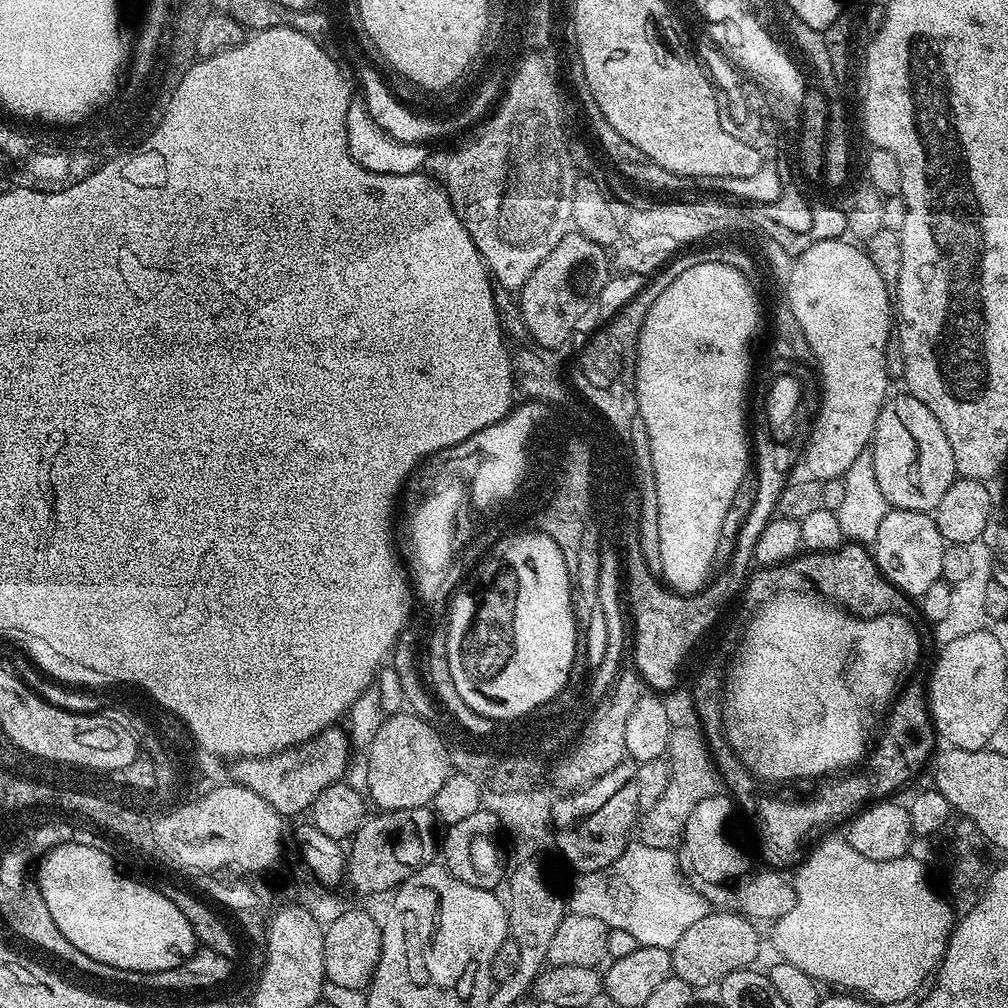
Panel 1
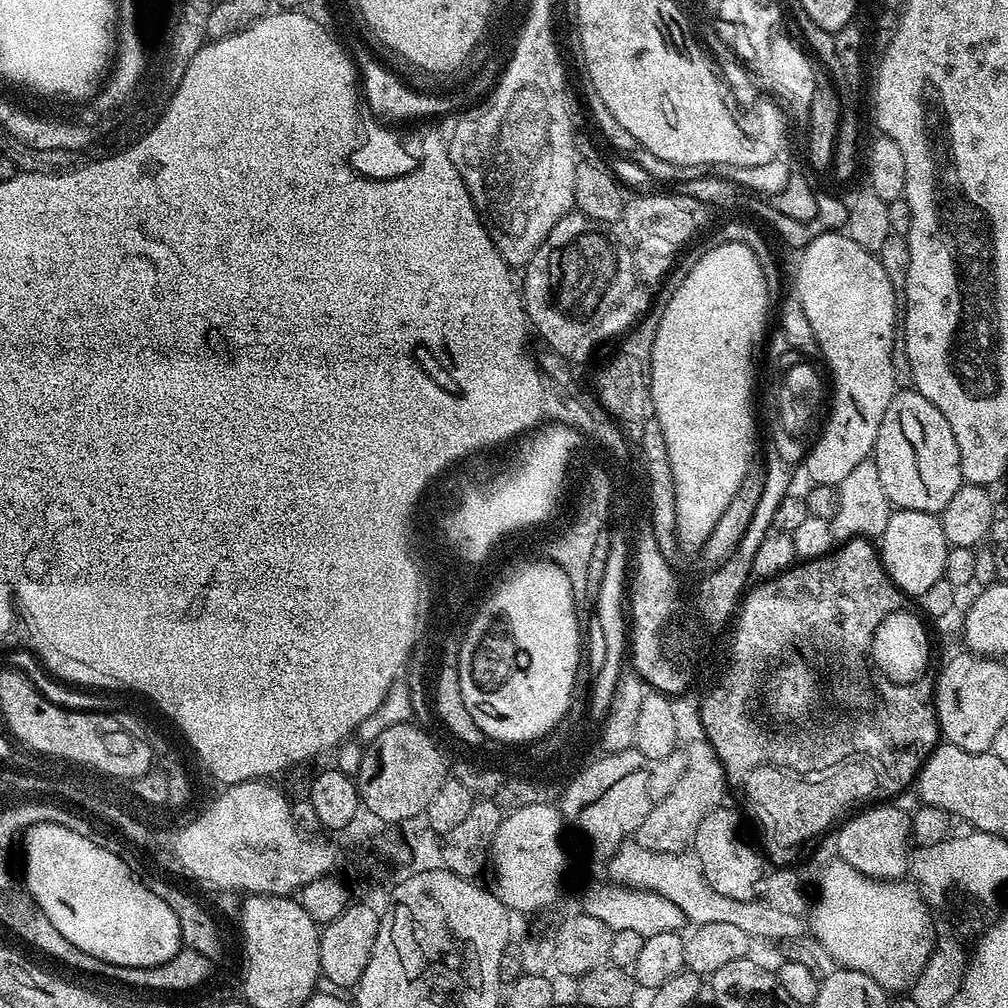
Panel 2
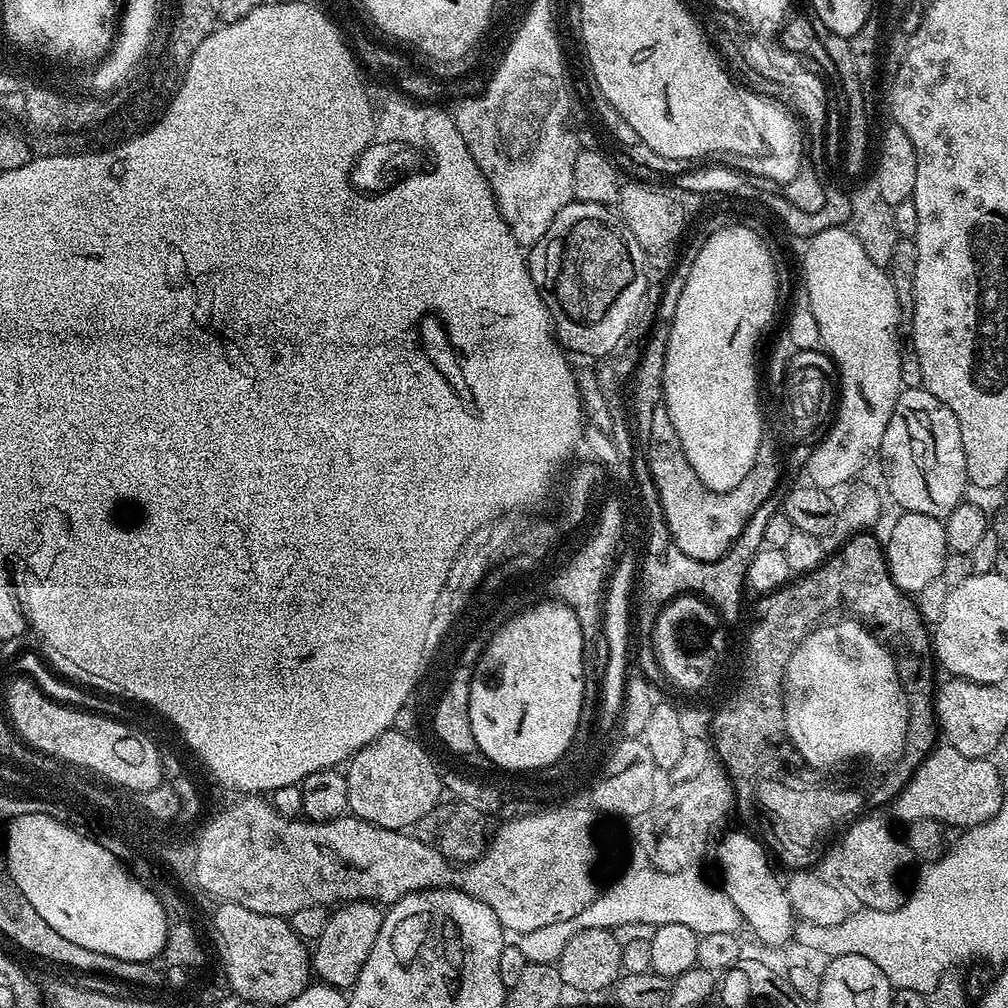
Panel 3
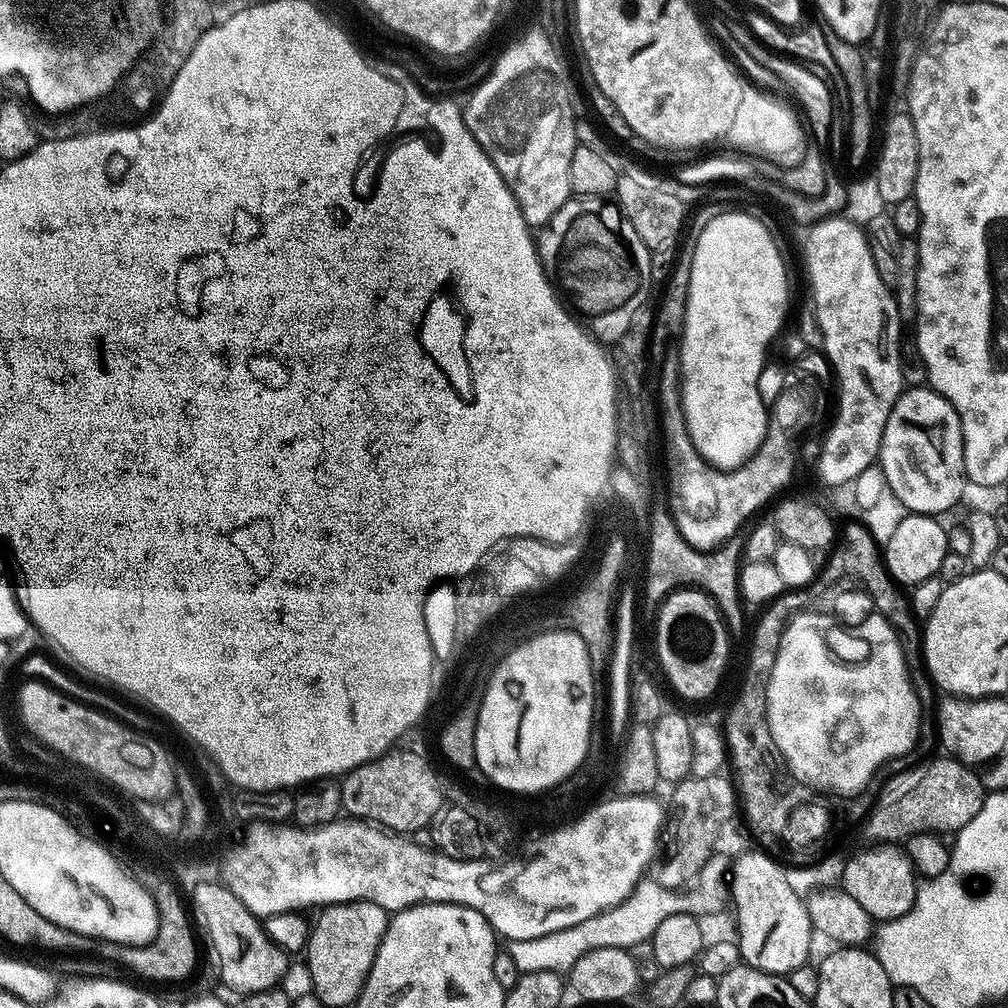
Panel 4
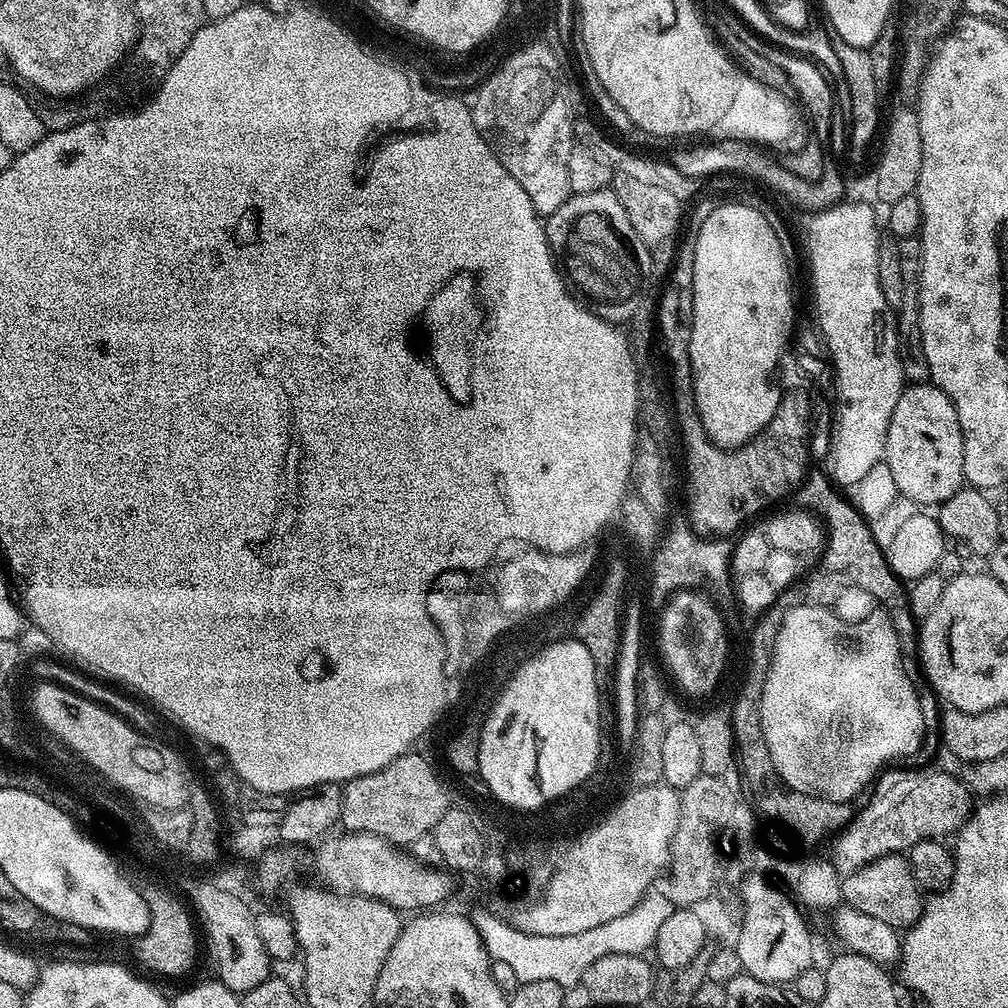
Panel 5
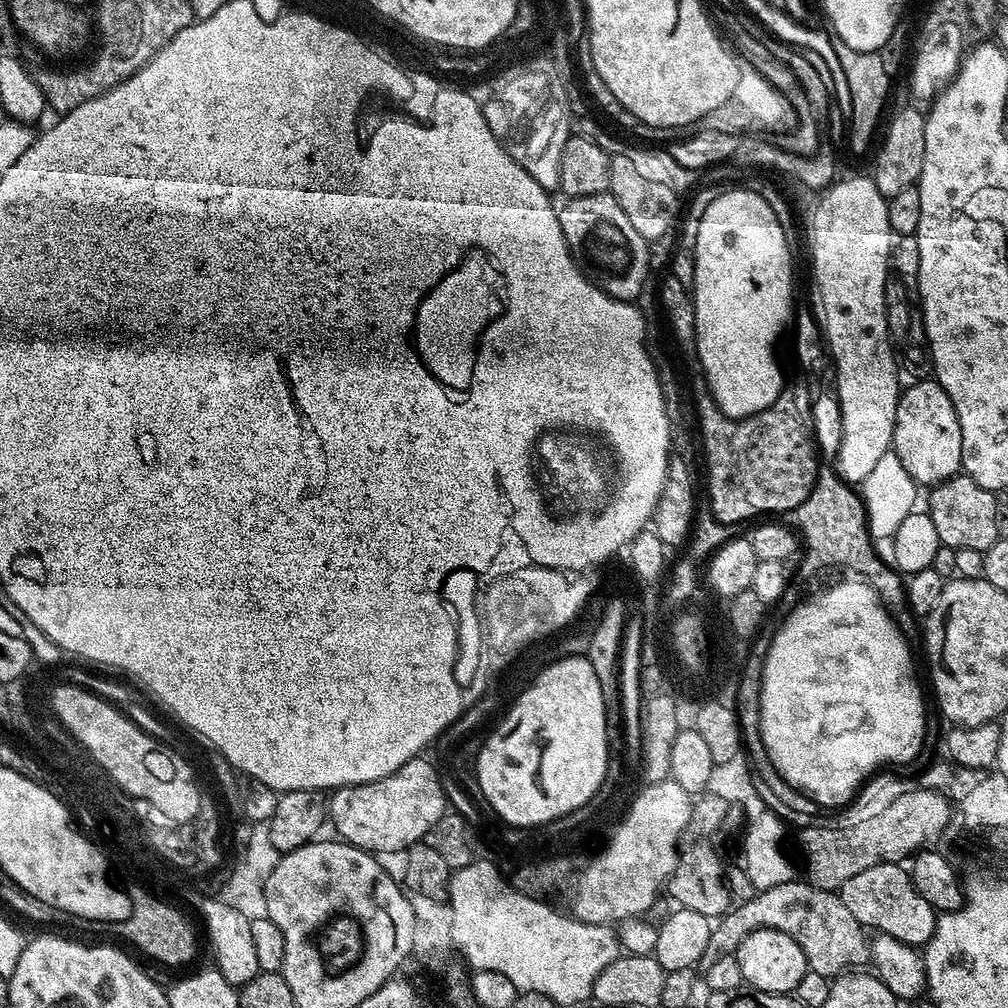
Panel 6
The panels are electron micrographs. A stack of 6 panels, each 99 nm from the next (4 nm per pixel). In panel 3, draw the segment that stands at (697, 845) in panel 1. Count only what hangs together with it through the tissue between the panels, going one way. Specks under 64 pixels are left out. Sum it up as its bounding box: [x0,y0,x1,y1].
[716,832,794,948]

